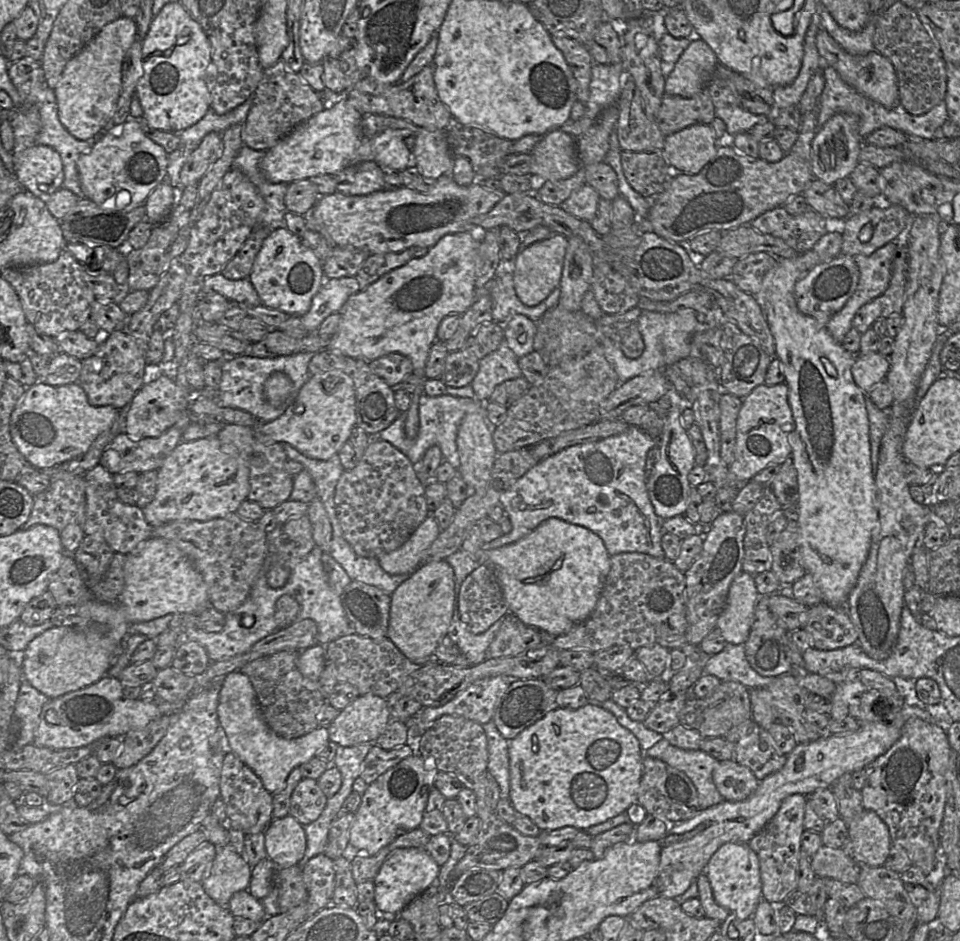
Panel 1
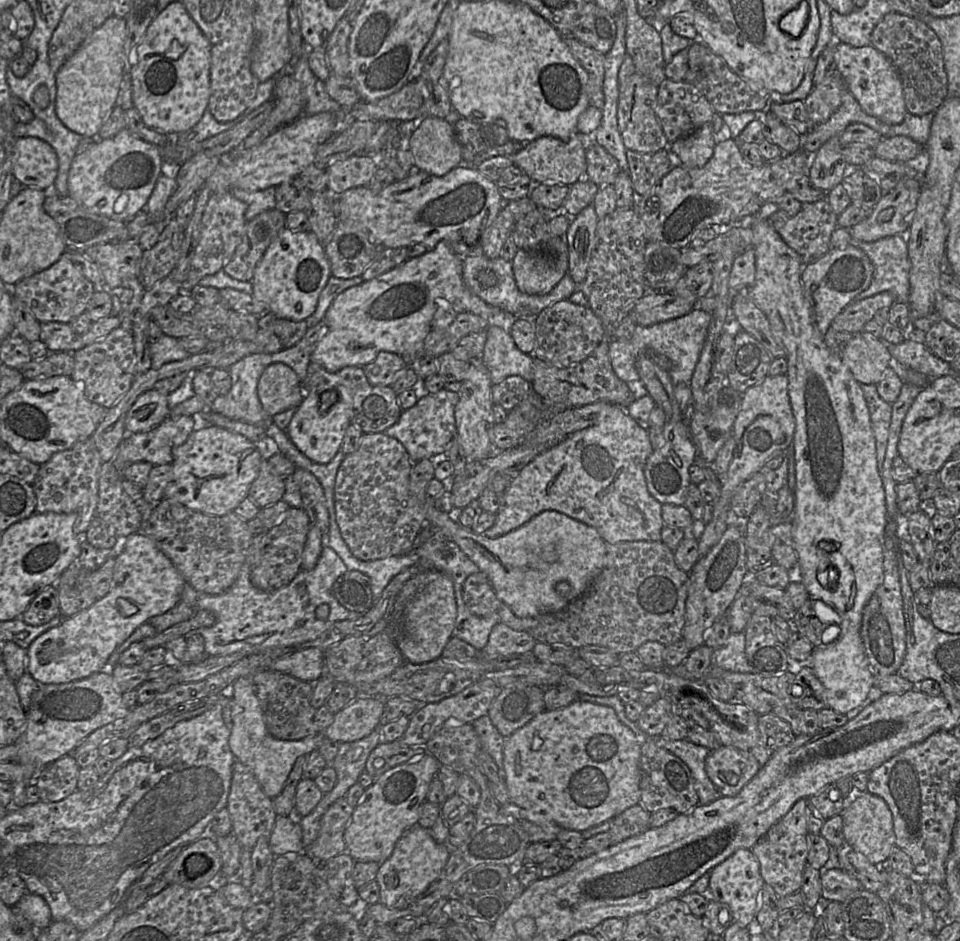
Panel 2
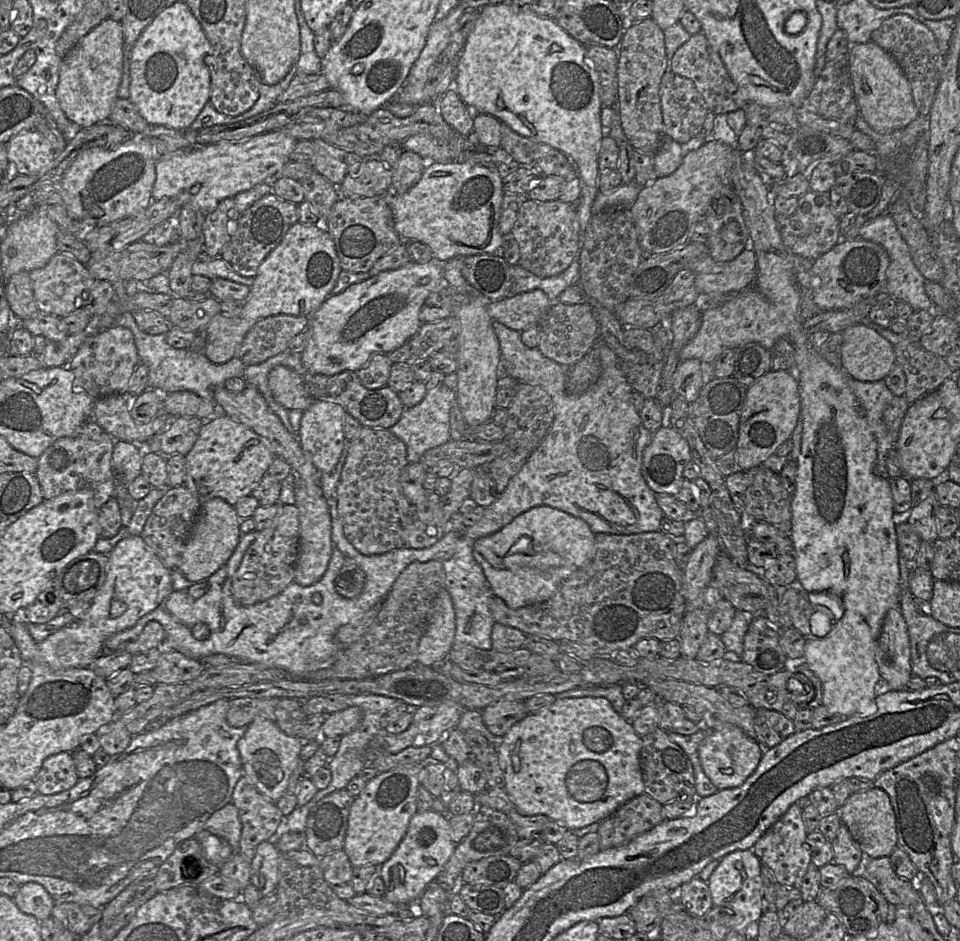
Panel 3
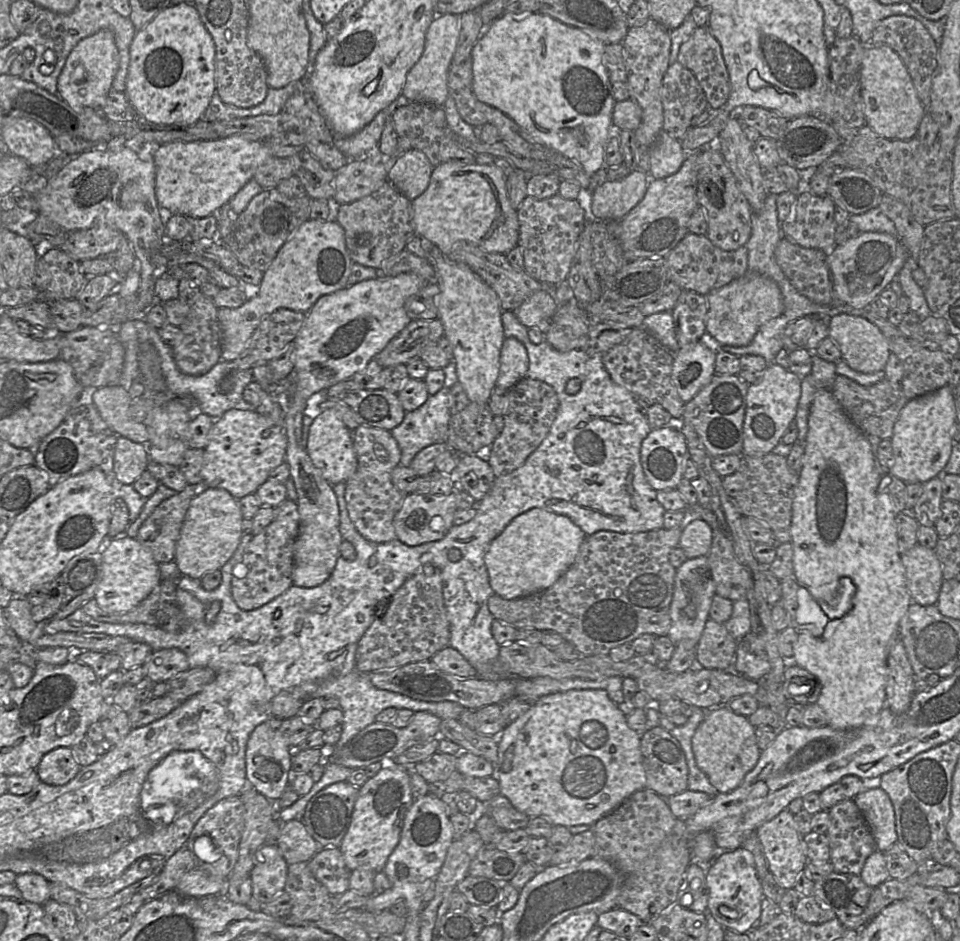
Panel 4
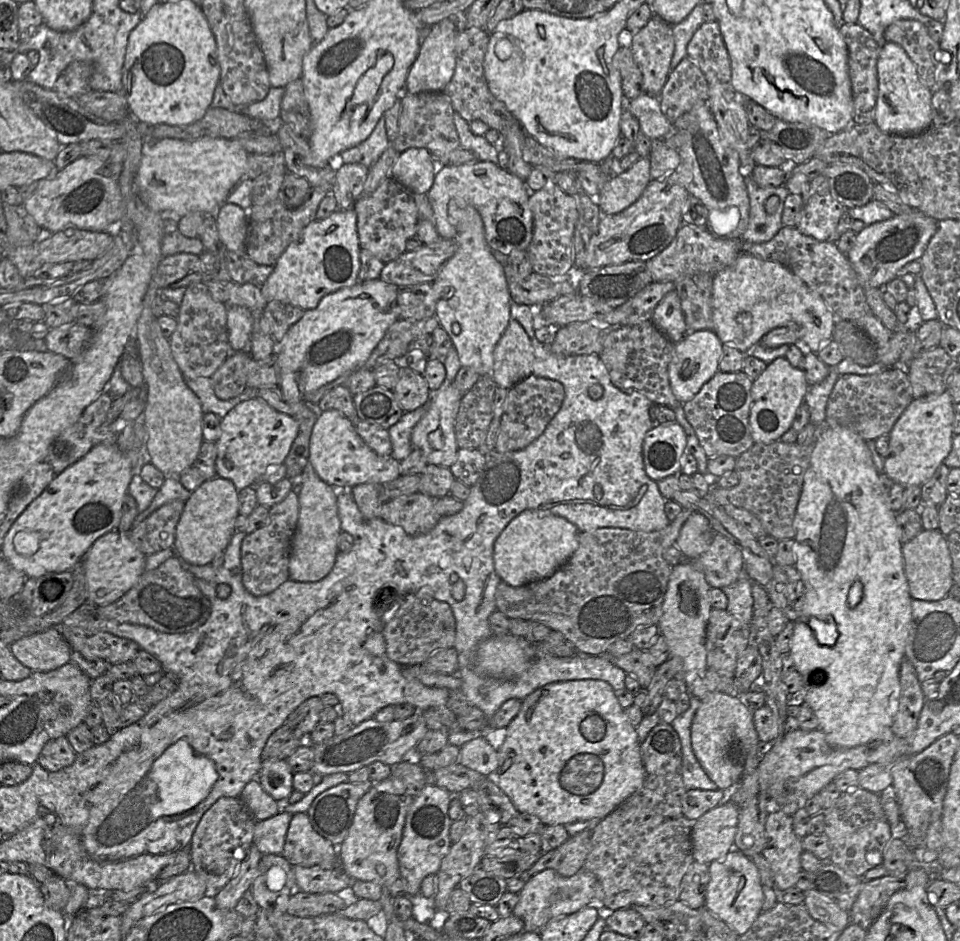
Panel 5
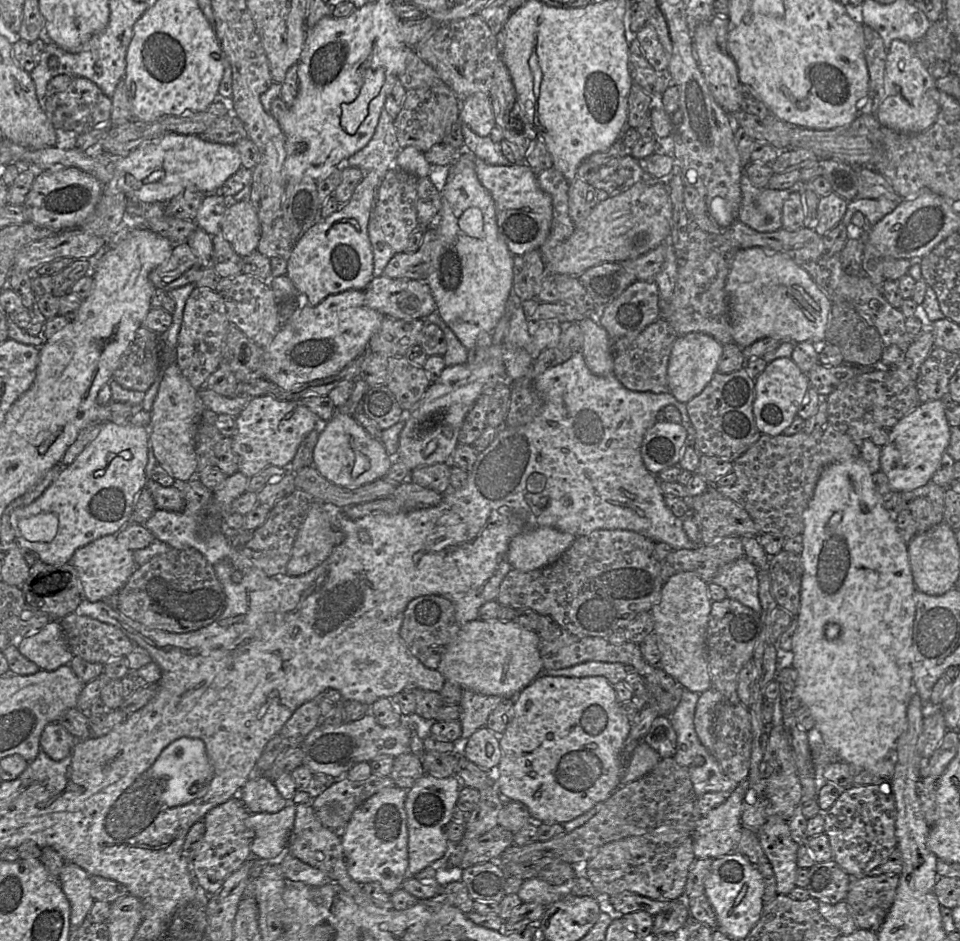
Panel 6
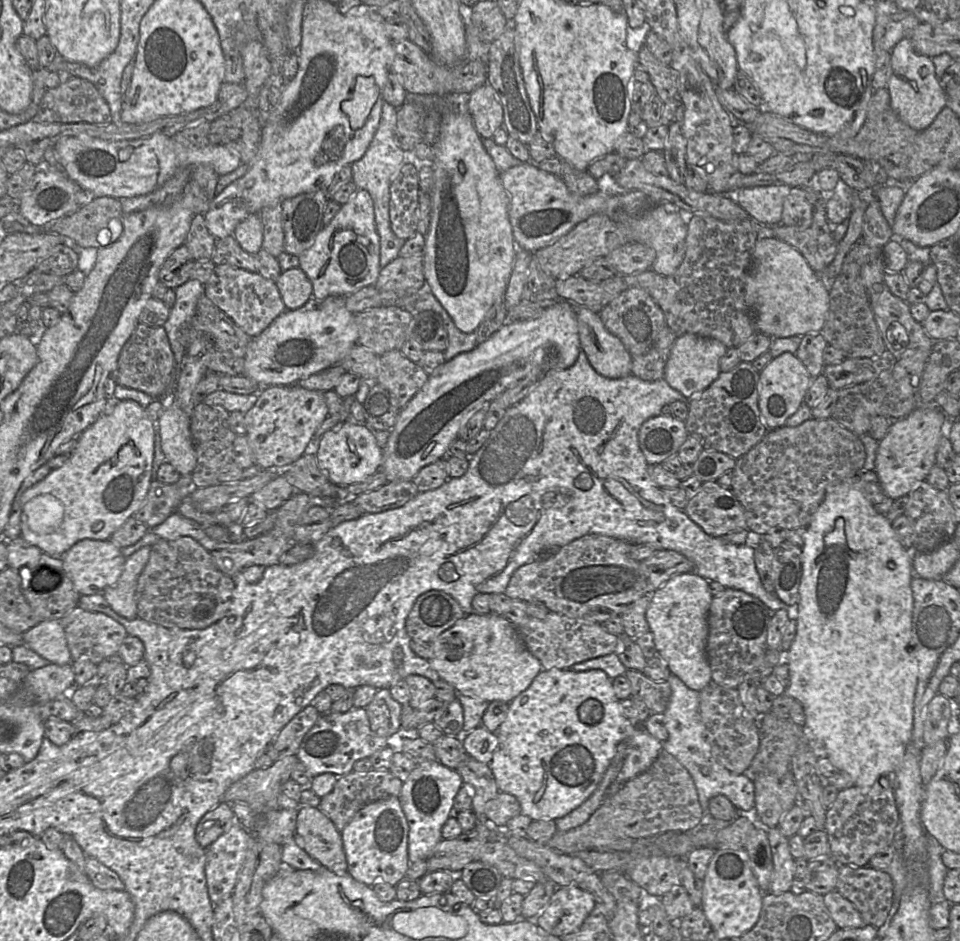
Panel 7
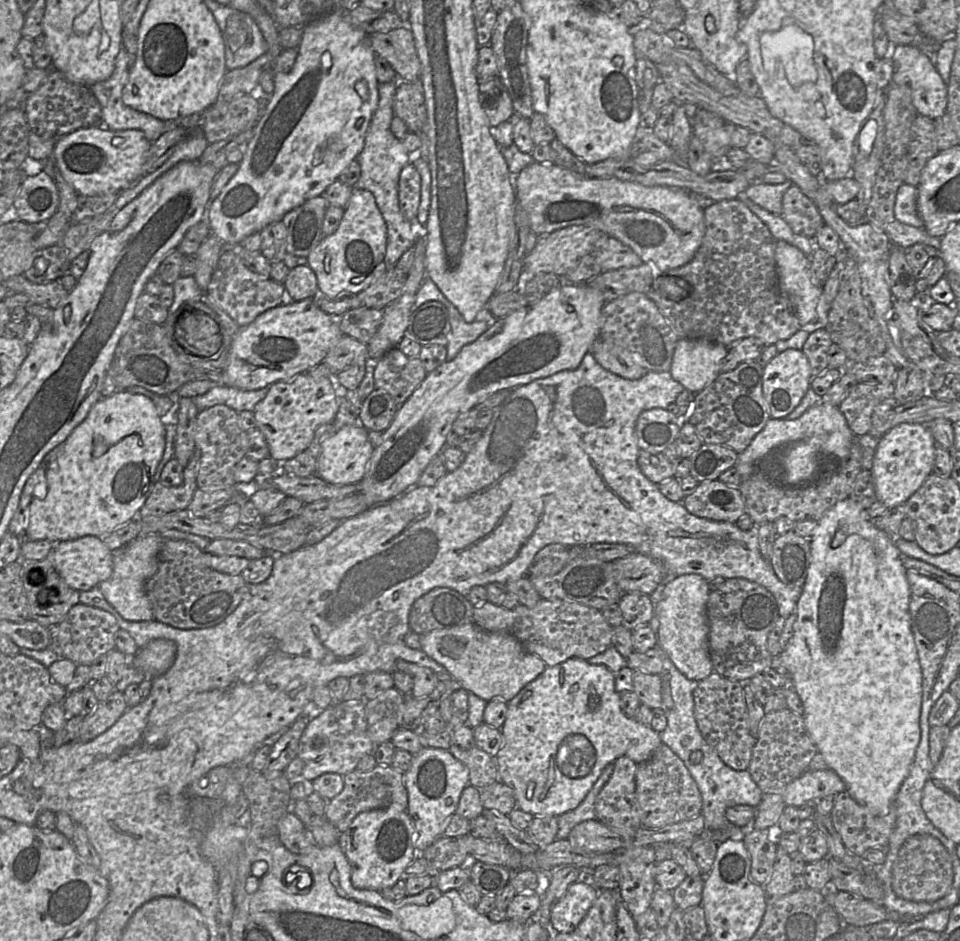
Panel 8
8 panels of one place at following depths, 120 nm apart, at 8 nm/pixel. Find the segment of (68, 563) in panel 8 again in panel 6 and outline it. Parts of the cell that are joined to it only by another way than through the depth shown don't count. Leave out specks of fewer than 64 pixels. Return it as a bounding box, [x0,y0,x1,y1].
[69,535,138,602]

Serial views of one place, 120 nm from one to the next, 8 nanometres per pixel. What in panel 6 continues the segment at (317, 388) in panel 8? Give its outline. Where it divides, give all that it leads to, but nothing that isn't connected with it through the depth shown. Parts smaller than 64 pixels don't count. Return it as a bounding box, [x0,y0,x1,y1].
[232,395,319,479]

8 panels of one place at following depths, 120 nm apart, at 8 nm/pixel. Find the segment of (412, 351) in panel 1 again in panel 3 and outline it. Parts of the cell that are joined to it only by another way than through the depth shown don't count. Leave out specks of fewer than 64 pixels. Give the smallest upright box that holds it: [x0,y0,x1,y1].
[301,258,551,376]

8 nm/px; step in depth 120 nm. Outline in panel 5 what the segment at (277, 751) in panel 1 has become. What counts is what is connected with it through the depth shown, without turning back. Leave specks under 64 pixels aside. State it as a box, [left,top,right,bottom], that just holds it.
[258,759,294,801]

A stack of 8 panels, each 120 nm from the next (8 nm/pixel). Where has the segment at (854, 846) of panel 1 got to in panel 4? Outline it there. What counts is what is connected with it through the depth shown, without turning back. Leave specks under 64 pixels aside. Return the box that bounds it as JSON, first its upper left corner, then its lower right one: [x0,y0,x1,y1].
[854,780,897,852]

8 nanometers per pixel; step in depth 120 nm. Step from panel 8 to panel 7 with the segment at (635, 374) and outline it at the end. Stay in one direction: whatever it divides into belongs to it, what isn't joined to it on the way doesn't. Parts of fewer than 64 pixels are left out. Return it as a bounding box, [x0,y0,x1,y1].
[572,304,632,378]

